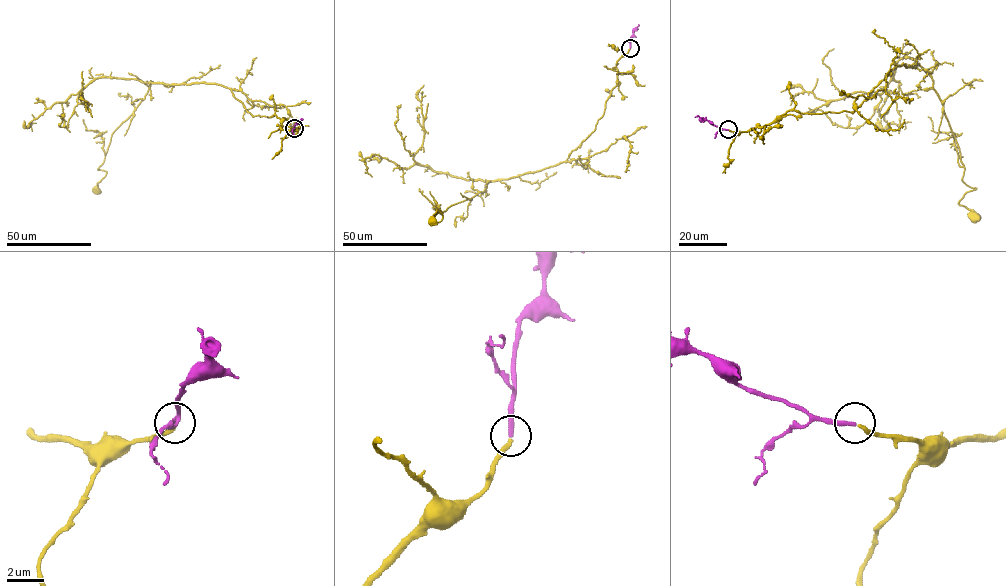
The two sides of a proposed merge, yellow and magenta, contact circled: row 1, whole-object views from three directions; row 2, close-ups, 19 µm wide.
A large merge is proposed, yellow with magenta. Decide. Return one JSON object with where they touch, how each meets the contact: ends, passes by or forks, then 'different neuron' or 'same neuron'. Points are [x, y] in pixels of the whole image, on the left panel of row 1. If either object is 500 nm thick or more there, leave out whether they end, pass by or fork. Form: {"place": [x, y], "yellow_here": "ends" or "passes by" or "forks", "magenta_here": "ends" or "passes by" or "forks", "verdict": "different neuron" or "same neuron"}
{"place": [294, 128], "yellow_here": "ends", "magenta_here": "ends", "verdict": "same neuron"}

